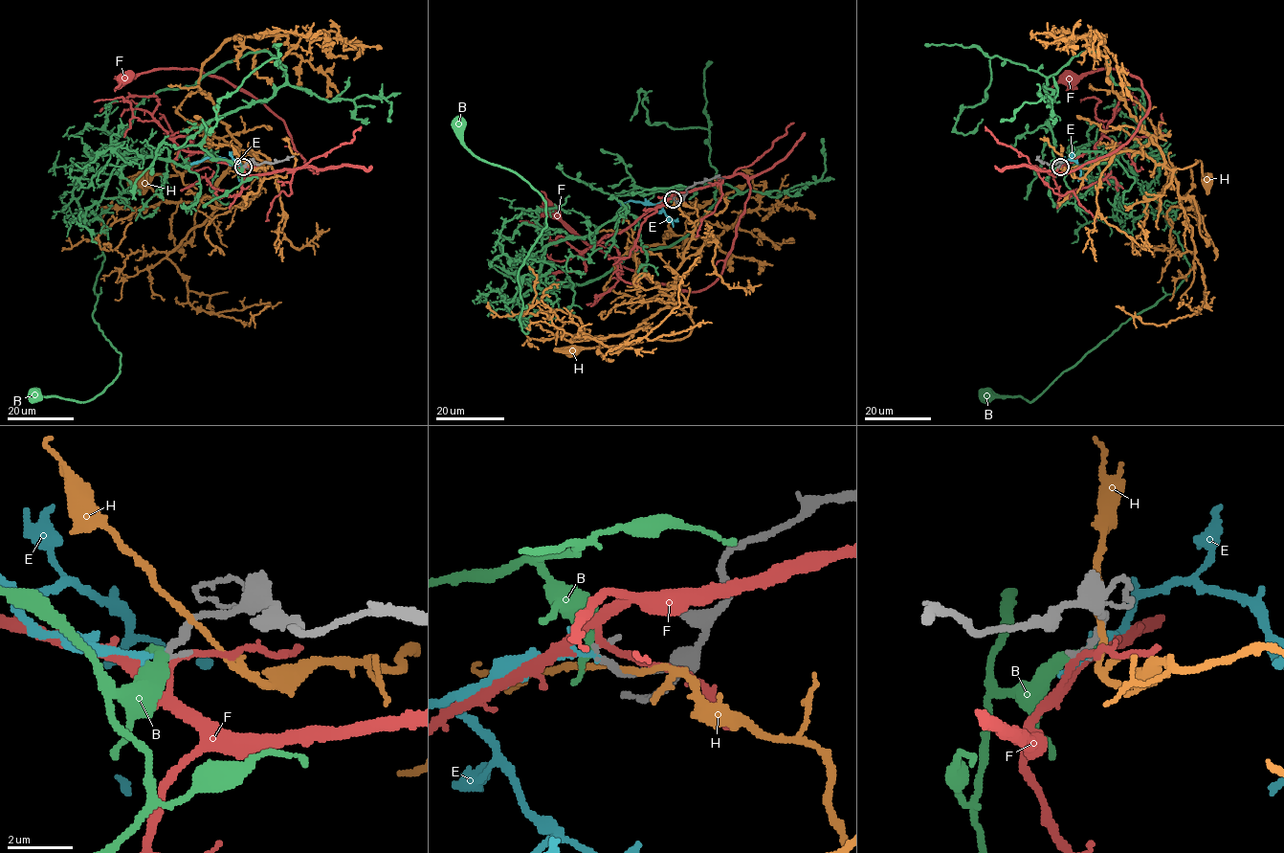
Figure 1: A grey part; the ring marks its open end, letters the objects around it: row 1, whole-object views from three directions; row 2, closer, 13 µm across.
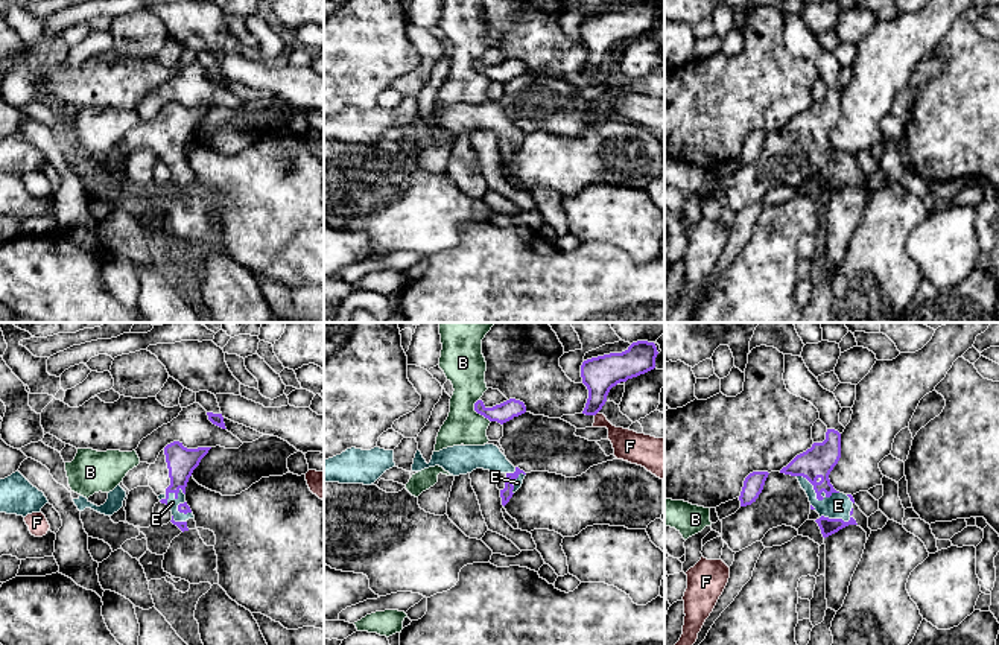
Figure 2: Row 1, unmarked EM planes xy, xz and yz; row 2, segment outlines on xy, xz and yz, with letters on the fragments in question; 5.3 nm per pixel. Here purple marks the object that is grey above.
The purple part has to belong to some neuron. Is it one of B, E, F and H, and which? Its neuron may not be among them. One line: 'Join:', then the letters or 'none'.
Join: E

